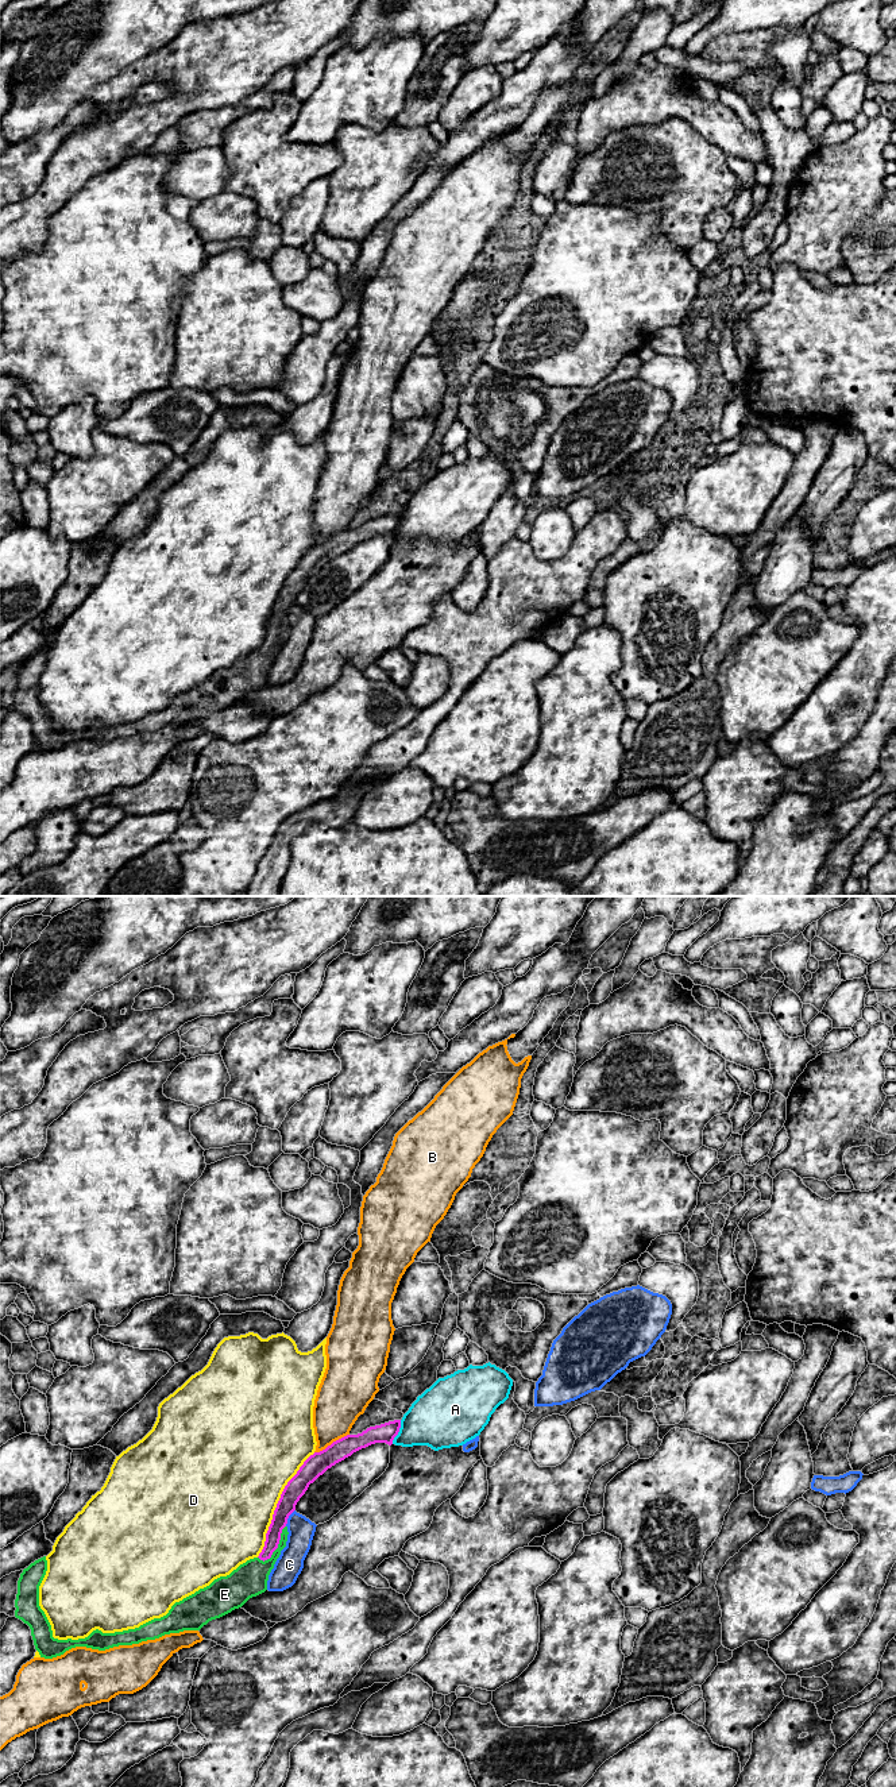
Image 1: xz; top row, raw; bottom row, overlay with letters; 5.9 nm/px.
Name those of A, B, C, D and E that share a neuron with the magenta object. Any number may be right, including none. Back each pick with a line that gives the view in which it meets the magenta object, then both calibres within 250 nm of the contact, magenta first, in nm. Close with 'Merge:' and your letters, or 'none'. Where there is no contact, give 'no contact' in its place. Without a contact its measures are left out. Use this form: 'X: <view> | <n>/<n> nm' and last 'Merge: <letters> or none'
E: xz | 110/200 nm
Merge: E

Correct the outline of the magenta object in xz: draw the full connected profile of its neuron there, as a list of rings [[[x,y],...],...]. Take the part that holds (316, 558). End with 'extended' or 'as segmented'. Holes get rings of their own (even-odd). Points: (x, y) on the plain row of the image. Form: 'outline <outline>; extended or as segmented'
outline [[[401,513],[370,520],[362,526],[347,528],[333,534],[325,543],[310,548],[285,579],[259,649],[247,653],[229,668],[220,669],[209,679],[175,695],[169,706],[161,711],[154,711],[139,721],[123,725],[103,726],[96,722],[85,732],[54,732],[51,718],[39,699],[39,679],[47,664],[46,649],[31,656],[20,667],[15,692],[15,710],[30,719],[35,742],[45,752],[61,749],[76,740],[105,744],[119,738],[155,733],[170,726],[200,723],[209,714],[242,700],[250,691],[267,683],[269,668],[281,644],[286,640],[289,628],[287,611],[296,603],[297,595],[305,587],[309,578],[328,561],[362,541],[375,536],[391,539],[399,521]]]; extended

